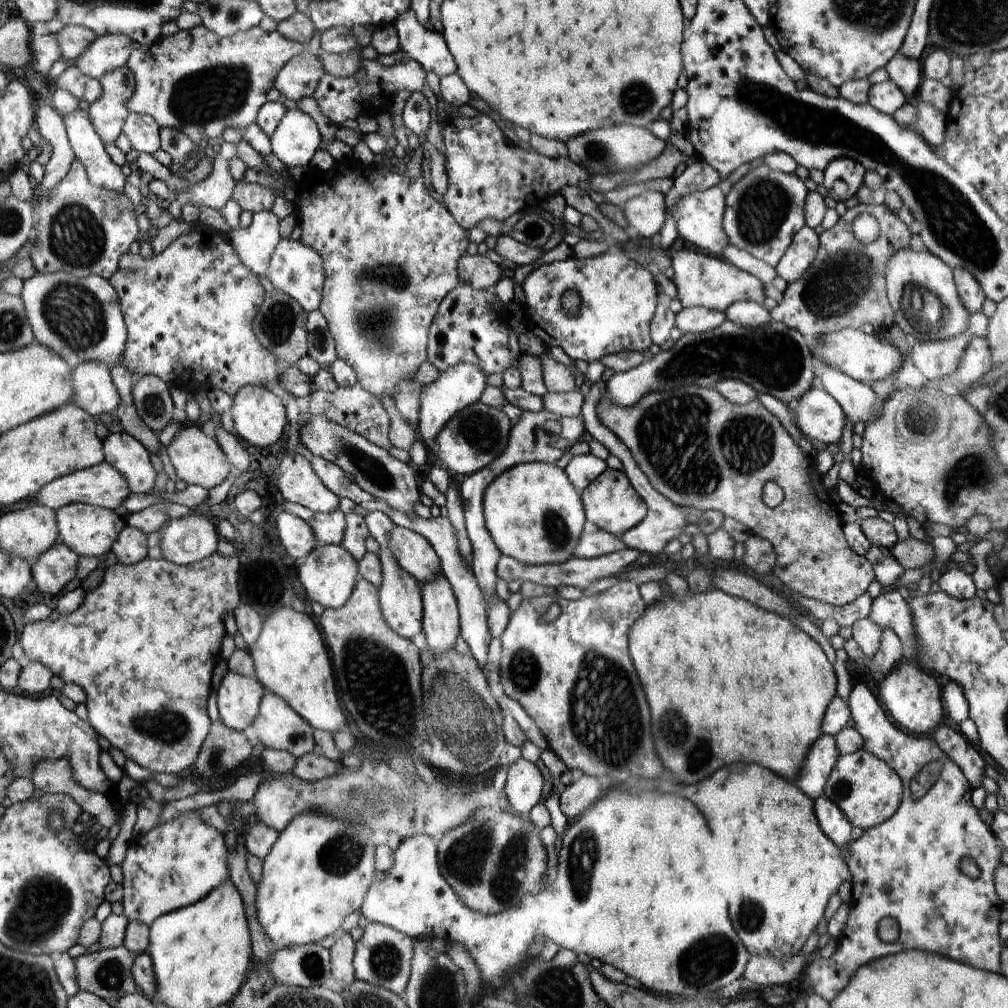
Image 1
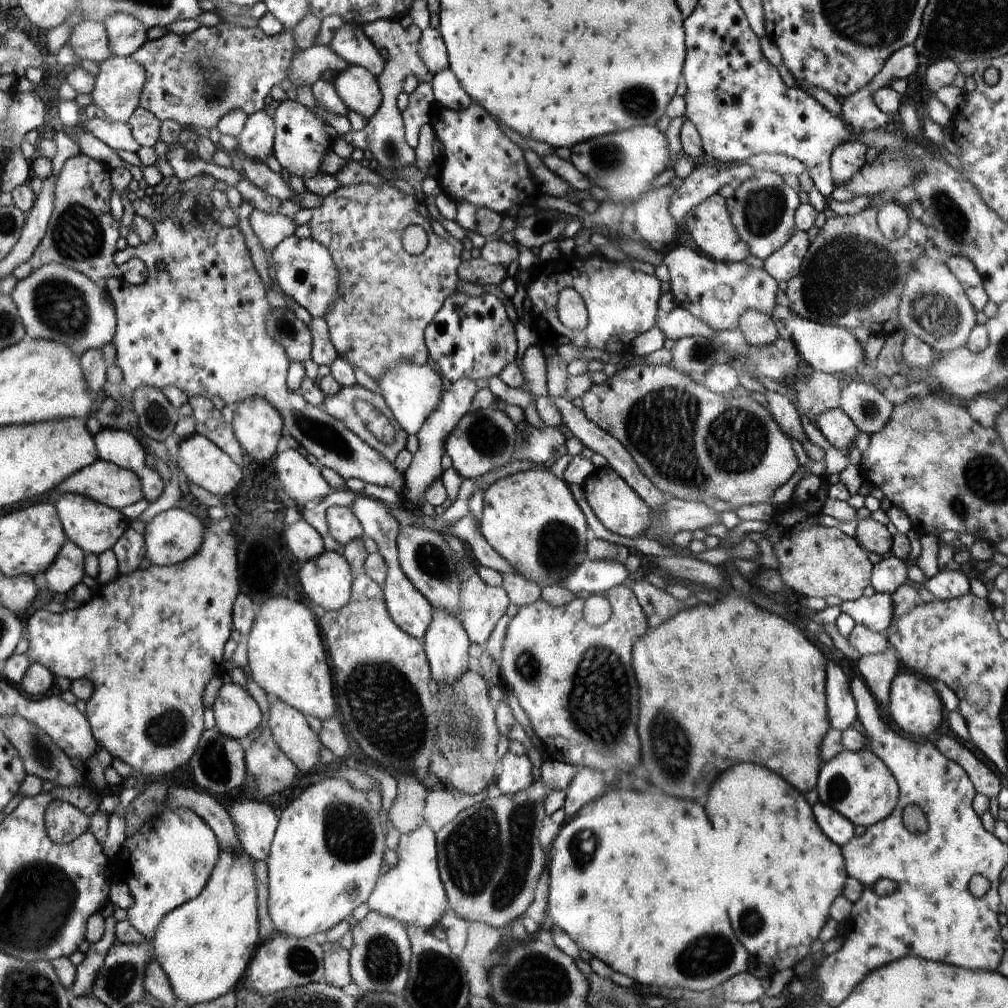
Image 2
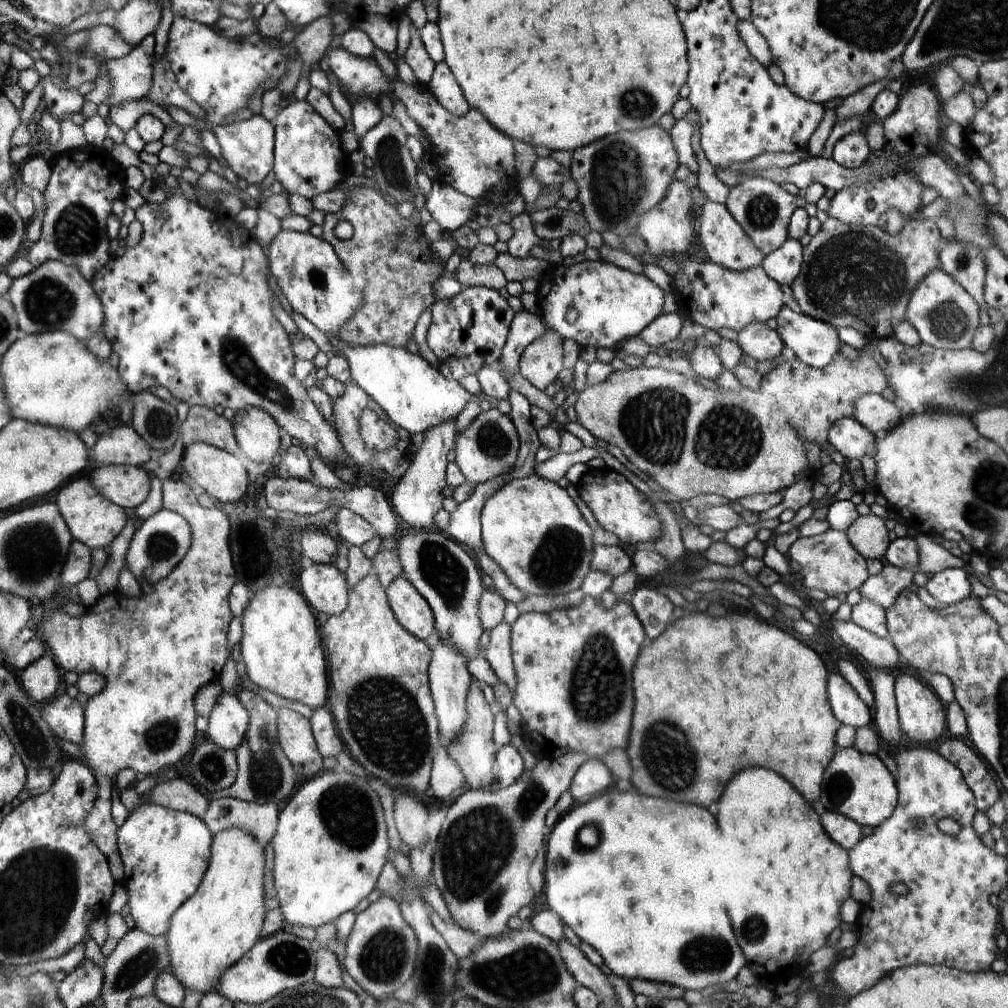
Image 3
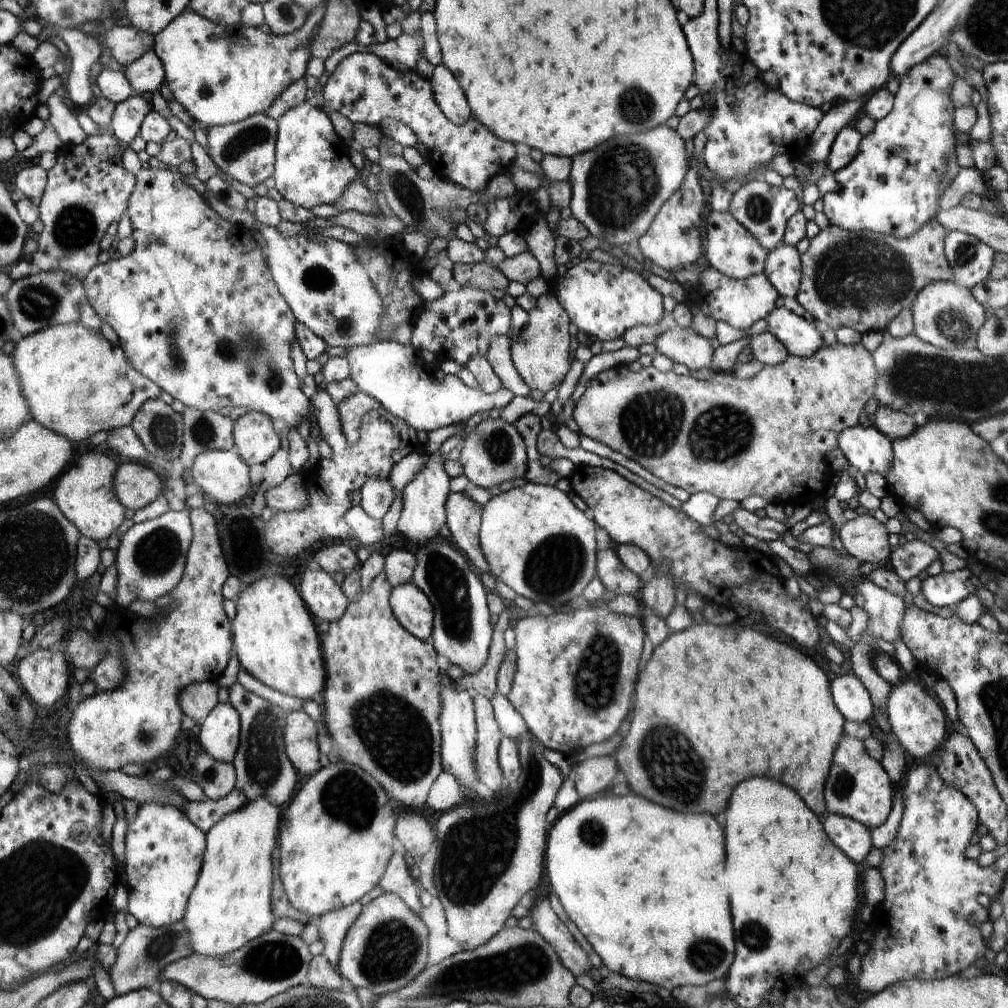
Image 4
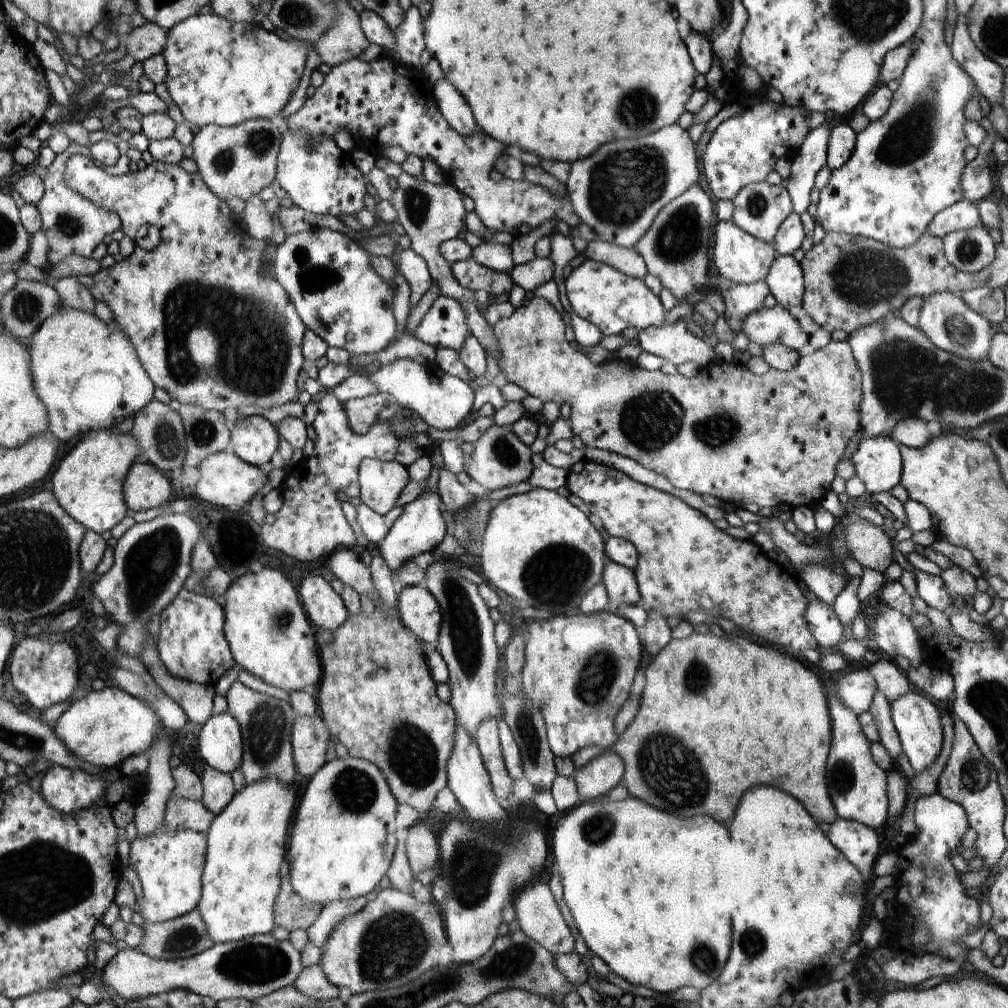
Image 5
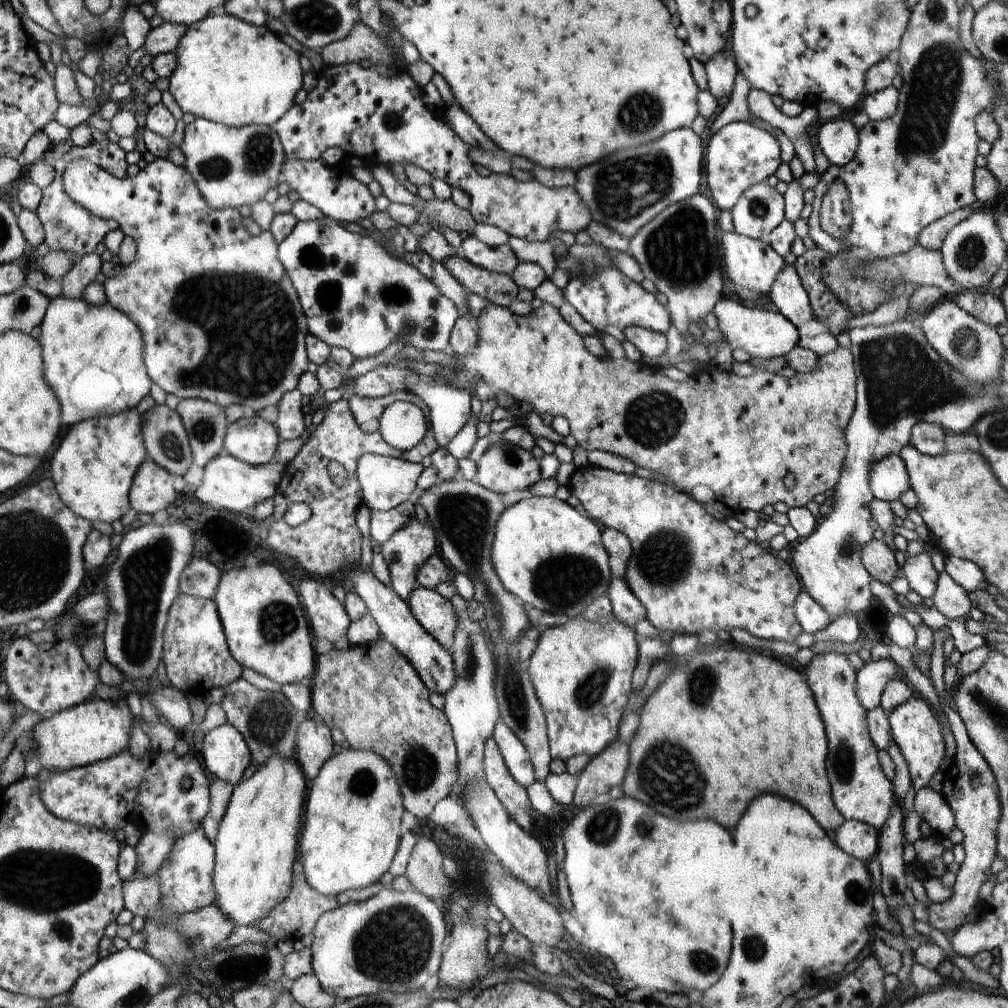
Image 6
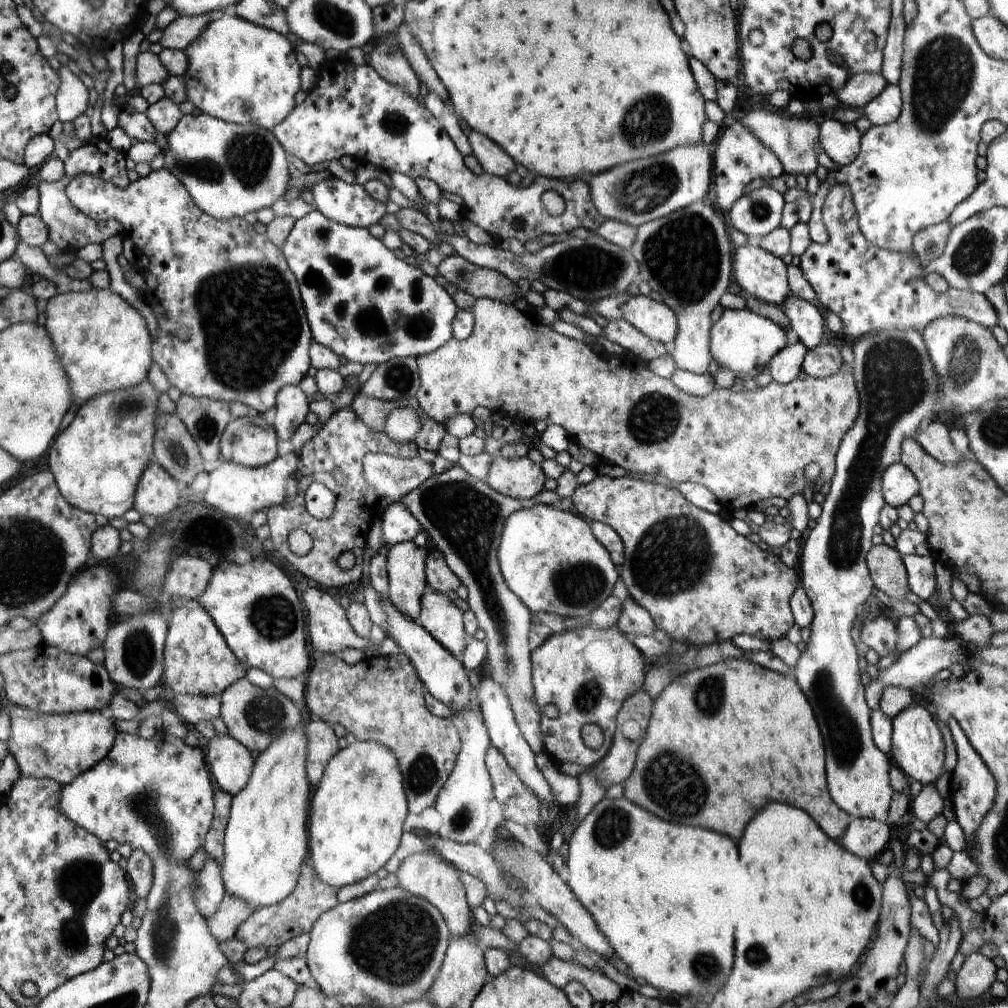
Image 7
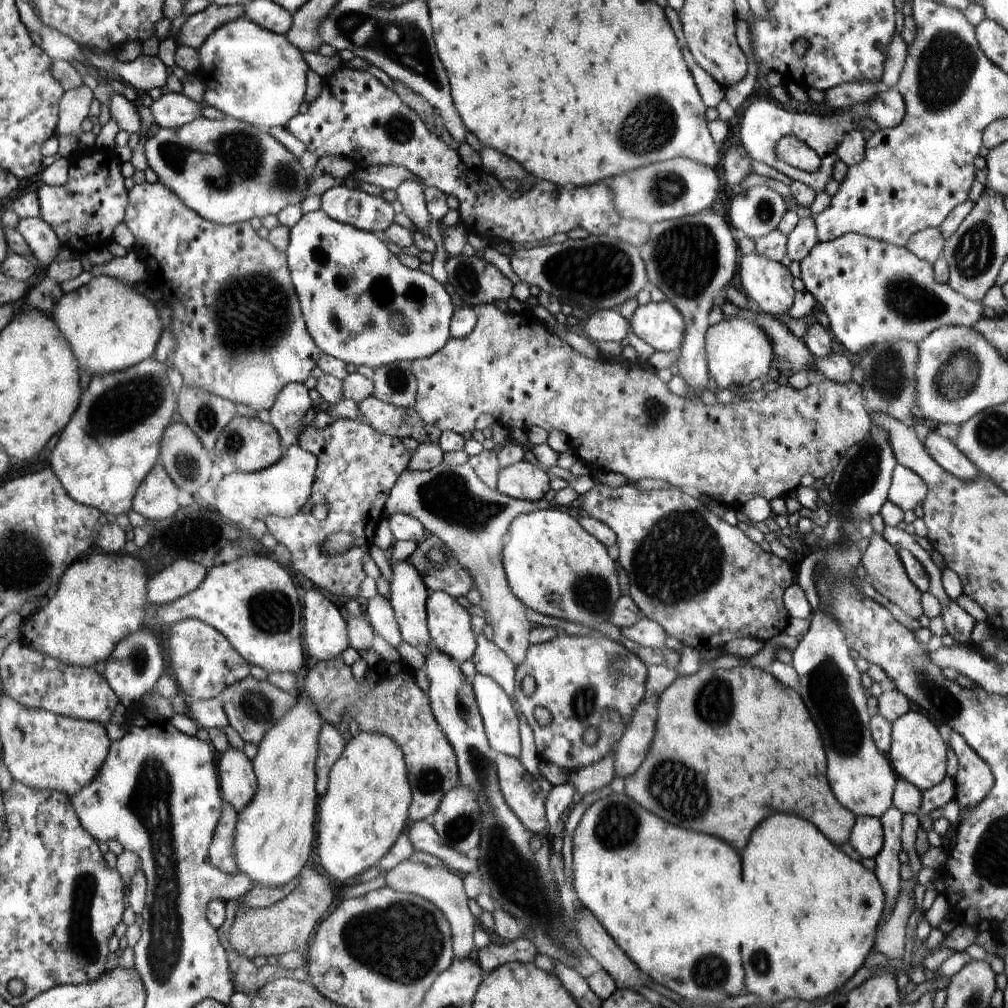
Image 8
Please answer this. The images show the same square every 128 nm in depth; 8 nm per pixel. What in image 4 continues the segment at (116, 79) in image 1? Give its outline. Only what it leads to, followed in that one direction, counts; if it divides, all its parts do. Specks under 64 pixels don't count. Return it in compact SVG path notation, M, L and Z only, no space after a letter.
M148 50L142 58L123 67L123 74L130 82L134 94L154 92L165 82L165 72L161 60L153 50Z

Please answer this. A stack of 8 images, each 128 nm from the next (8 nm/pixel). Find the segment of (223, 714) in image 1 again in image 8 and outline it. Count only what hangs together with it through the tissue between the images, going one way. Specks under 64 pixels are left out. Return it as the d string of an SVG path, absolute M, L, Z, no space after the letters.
M230 745L220 754L216 764L222 799L238 814L248 808L258 788L253 764L242 749Z

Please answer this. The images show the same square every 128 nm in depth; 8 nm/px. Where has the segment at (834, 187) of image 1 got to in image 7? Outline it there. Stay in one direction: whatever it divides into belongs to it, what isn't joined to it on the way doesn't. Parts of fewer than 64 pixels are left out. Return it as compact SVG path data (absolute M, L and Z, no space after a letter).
M826 117L819 124L819 132L821 147L836 165L846 166L858 158L862 134L856 125Z

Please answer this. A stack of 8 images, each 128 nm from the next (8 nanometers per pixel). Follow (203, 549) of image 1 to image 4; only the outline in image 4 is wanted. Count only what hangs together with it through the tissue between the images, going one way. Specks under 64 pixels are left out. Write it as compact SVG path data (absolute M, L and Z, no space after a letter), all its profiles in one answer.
M169 510L166 514L135 523L119 540L114 562L117 567L116 604L126 609L132 601L162 603L172 592L186 566L187 550L193 540L193 528L187 510Z

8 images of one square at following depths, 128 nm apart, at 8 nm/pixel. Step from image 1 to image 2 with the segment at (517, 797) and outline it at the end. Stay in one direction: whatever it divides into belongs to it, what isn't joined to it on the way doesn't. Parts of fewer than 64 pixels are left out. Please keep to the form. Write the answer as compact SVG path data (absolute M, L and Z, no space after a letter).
M506 752L500 759L502 774L496 778L496 786L502 794L518 794L522 790L528 790L534 782L532 777L532 763L527 755L518 756L512 752Z

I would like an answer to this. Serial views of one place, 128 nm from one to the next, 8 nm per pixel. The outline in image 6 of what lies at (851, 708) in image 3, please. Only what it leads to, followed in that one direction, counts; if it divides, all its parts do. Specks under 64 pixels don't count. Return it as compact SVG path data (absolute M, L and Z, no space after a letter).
M888 659L865 663L856 671L856 698L869 711L881 706L881 696L892 678L902 680L906 674L900 664Z

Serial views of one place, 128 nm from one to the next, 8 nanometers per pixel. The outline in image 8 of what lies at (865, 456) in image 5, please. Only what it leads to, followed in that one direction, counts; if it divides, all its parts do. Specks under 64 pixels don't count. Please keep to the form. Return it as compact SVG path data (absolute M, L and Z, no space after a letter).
M897 464L891 476L888 500L906 512L922 506L926 496L928 496L926 482L909 468Z

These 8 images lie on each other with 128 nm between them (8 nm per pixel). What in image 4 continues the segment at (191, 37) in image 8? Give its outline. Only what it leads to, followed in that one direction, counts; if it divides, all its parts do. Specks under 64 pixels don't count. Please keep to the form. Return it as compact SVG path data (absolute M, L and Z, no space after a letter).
M115 24L103 36L115 65L128 66L142 58L148 50L154 50L153 36L136 30L134 26L119 27Z

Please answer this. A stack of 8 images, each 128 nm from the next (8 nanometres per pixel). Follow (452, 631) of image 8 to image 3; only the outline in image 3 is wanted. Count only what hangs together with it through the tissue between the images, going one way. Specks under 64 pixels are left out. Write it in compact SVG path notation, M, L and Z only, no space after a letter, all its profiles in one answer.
M398 576L385 590L388 604L400 626L422 641L434 634L432 609L406 577Z

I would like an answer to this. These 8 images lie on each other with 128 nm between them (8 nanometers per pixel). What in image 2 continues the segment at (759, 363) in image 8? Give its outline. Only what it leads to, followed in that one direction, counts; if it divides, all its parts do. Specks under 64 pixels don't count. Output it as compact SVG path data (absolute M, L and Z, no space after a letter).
M780 304L774 306L771 316L783 325L785 329L783 333L790 337L792 346L796 346L796 352L803 358L802 362L812 366L816 371L841 374L848 370L860 369L864 365L865 346L862 346L846 327L830 326L798 318L792 310L788 310L786 306L780 306Z

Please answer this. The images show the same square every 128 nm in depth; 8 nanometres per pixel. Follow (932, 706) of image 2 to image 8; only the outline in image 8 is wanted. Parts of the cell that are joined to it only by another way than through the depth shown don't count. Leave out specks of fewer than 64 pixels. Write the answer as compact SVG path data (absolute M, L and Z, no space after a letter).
M908 711L904 716L898 717L892 723L891 747L887 754L888 760L898 777L907 780L921 792L926 792L926 790L930 790L930 788L944 782L944 778L947 777L947 754L948 746L940 738L939 728L929 718L926 718L922 712Z

